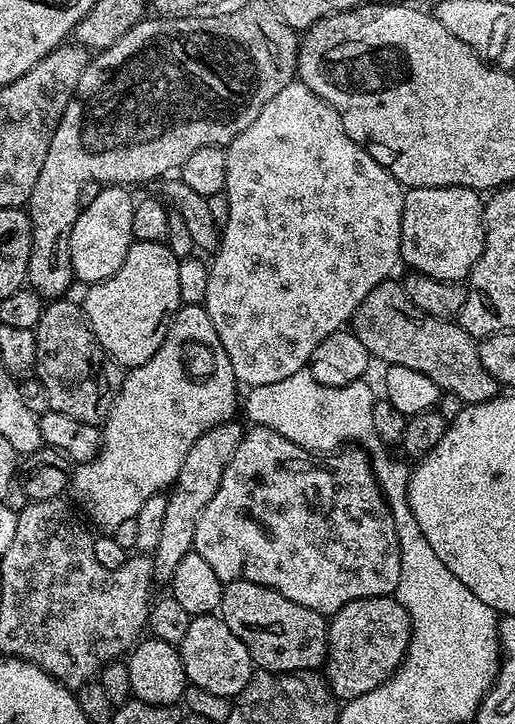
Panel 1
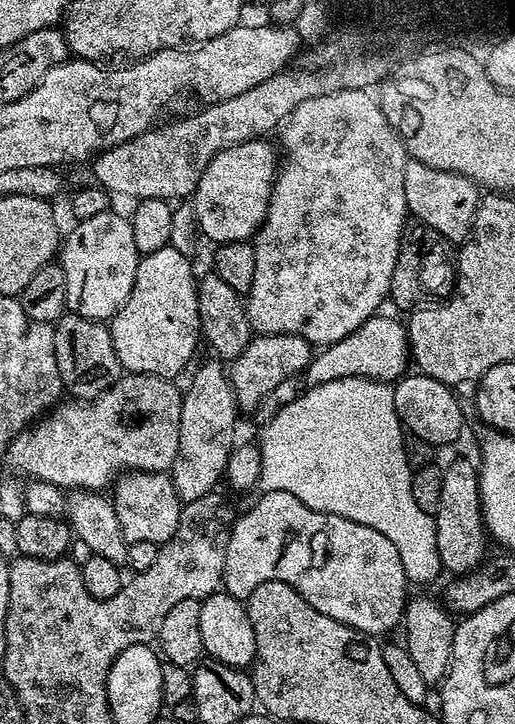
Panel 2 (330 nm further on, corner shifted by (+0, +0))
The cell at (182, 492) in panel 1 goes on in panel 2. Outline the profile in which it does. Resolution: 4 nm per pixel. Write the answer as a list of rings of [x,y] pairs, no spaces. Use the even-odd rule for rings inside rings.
[[[274,334],[273,336],[253,335],[252,341],[230,362],[227,369],[228,380],[236,395],[237,409],[252,408],[256,410],[263,405],[266,394],[278,386],[278,382],[296,378],[312,363],[313,345],[307,344],[301,336]]]

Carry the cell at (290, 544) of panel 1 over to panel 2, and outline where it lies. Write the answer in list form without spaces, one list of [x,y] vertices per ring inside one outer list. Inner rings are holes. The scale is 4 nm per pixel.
[[[285,492],[260,494],[260,497],[244,513],[240,512],[235,517],[232,523],[232,532],[229,534],[229,541],[226,545],[223,591],[228,592],[234,598],[247,601],[248,596],[254,590],[258,590],[258,586],[262,586],[262,582],[270,582],[271,580],[286,582],[294,590],[298,590],[298,594],[302,594],[302,598],[306,598],[306,602],[310,602],[310,606],[314,606],[314,610],[318,610],[318,614],[326,614],[326,618],[334,618],[334,622],[342,622],[353,628],[355,632],[362,632],[369,638],[380,638],[383,632],[390,631],[395,624],[397,627],[404,619],[404,605],[410,599],[410,593],[408,593],[410,581],[402,570],[402,558],[398,558],[398,550],[394,550],[394,542],[390,542],[390,538],[386,538],[386,534],[378,534],[378,530],[374,530],[362,522],[342,518],[338,514],[314,510],[303,504],[298,498],[294,498],[294,494],[286,494]]]

